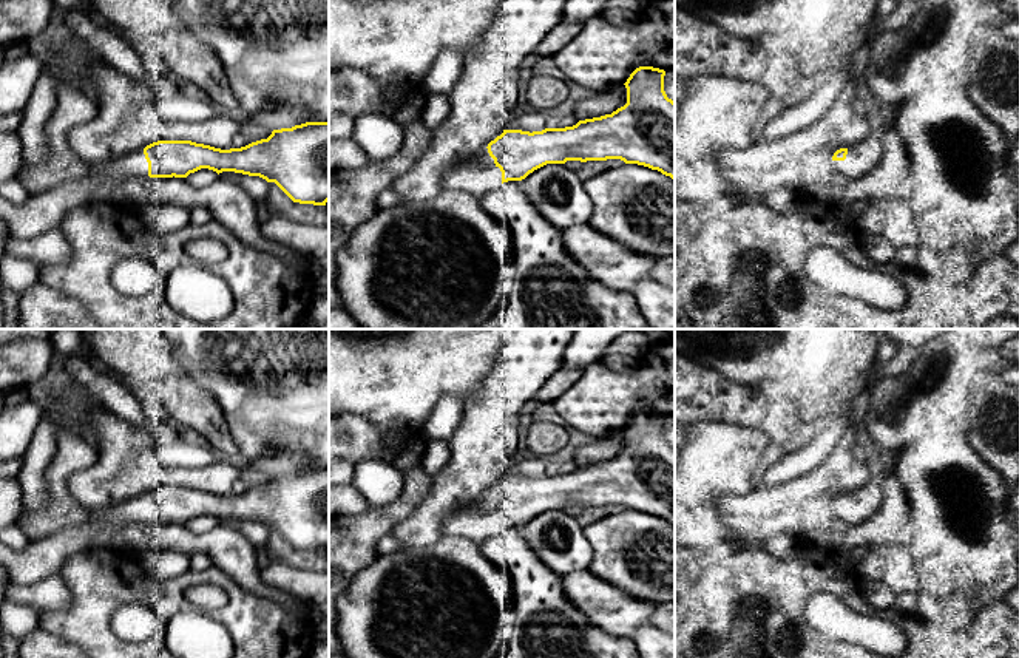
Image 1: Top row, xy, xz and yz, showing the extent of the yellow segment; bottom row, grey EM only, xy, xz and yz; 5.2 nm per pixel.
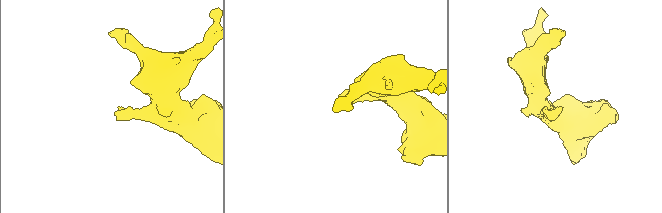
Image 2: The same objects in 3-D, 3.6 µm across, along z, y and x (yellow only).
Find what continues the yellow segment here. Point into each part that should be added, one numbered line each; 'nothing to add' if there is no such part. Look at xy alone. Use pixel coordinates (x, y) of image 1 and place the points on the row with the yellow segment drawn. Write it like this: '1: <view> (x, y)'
1: xy (135, 164)

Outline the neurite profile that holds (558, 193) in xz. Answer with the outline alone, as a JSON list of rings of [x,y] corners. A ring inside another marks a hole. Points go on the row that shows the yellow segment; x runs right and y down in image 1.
[[[547,164],[520,181],[528,199],[556,229],[588,224],[593,202],[574,170],[564,164]]]

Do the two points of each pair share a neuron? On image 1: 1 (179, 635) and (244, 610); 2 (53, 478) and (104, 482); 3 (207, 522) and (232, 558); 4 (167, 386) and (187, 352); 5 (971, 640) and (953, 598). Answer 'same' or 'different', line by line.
1: different
2: different
3: different
4: different
5: different

